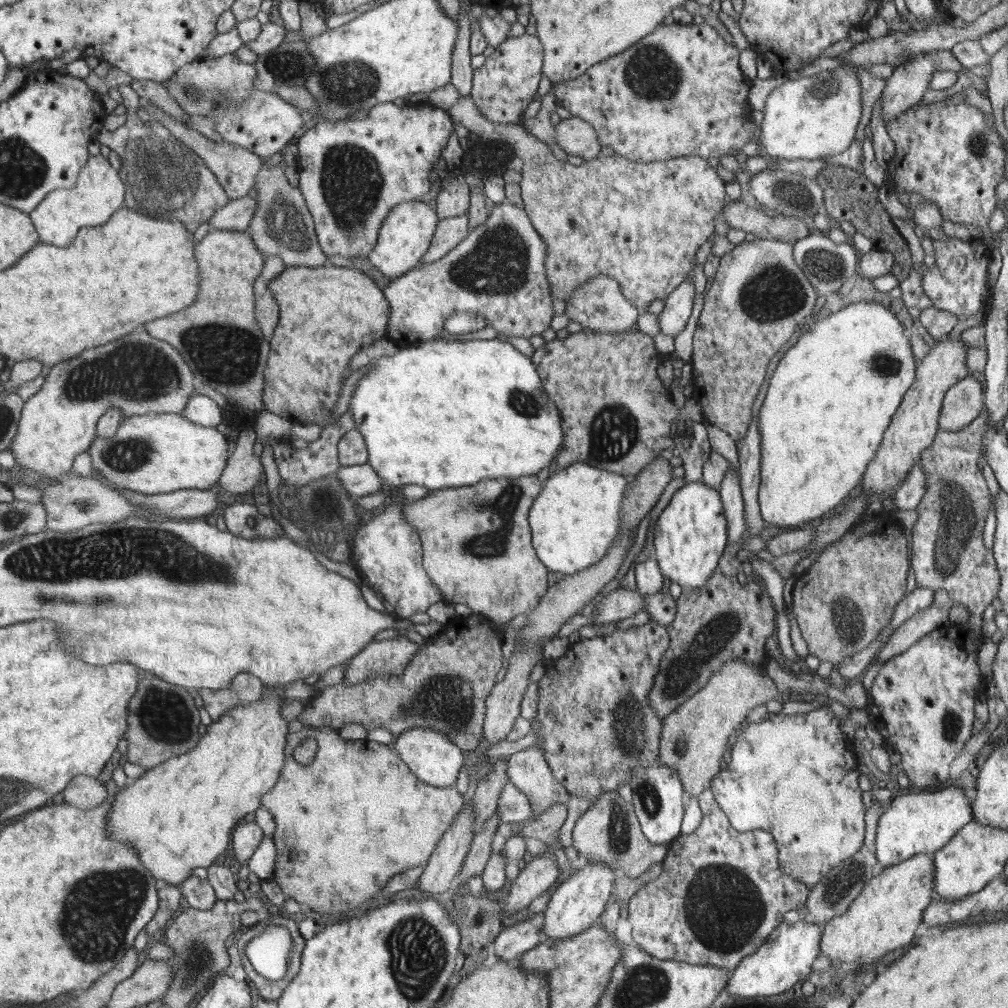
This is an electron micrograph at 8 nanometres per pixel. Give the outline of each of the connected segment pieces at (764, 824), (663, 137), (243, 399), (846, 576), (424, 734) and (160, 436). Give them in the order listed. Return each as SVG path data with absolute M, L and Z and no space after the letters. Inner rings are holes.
M825 705L814 711L803 714L786 715L782 711L773 713L766 711L766 718L760 724L749 724L747 728L741 728L732 741L731 760L727 764L727 769L718 771L711 780L711 789L716 804L720 810L728 817L732 828L738 832L748 832L754 829L767 830L775 840L778 849L778 860L781 870L790 874L796 881L803 882L808 889L814 888L839 862L854 856L863 845L866 832L865 814L867 811L862 803L862 790L858 787L858 758L852 749L852 742L840 729L840 721L830 706Z
M675 23L672 25L661 24L654 32L640 39L632 47L627 48L620 54L611 56L609 59L603 60L590 67L584 75L578 78L562 82L559 88L556 88L556 102L560 102L560 106L567 109L572 116L582 118L586 123L590 123L592 128L597 130L598 140L601 141L601 147L607 147L614 150L619 155L629 157L630 160L648 163L651 161L662 161L668 158L685 157L688 155L700 156L707 158L722 158L722 156L737 155L741 153L744 145L753 144L756 141L757 126L754 118L752 118L753 110L748 102L748 94L750 92L751 80L741 71L739 65L740 53L734 44L730 44L723 36L718 34L715 28L708 23L689 25Z
M210 230L200 242L196 243L194 254L201 270L201 292L197 299L186 307L186 310L174 316L166 316L166 320L154 320L154 324L146 324L146 328L150 328L150 335L153 337L176 347L204 385L249 409L249 422L238 424L238 428L243 430L254 426L255 417L264 410L262 397L270 343L266 337L262 338L263 334L256 320L257 315L254 314L257 308L254 283L265 266L266 257L246 231L229 230Z
M892 512L889 516L865 515L863 520L852 525L837 542L824 549L819 558L802 575L796 577L792 592L793 614L809 646L809 655L837 664L866 649L868 644L878 638L884 627L889 625L894 606L904 597L909 568L906 535L893 518Z
M416 727L399 734L394 739L392 746L421 781L438 788L456 786L460 768L464 764L464 756L462 756L460 747L454 744L454 741L446 733L431 728Z
M146 413L124 418L112 438L99 436L86 452L92 457L94 471L98 471L114 488L153 495L188 488L206 490L216 486L228 462L228 442L228 437L217 427L190 422L181 413Z

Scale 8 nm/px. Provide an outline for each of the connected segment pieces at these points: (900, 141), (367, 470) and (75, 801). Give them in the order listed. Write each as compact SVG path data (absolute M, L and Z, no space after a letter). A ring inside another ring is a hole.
M942 101L926 106L916 105L892 122L888 122L887 131L892 141L896 143L892 162L893 188L900 188L908 195L921 194L925 200L933 202L938 207L943 220L978 226L982 231L982 242L986 250L989 245L998 246L997 234L990 230L988 222L994 208L997 207L996 187L1004 180L1007 152L1000 142L997 130L986 124L982 110L966 103L943 104Z
M368 463L349 467L340 467L334 474L344 484L346 492L352 496L366 496L378 492L384 480Z
M86 775L74 778L62 794L61 800L86 810L100 806L108 798L106 787L98 779Z

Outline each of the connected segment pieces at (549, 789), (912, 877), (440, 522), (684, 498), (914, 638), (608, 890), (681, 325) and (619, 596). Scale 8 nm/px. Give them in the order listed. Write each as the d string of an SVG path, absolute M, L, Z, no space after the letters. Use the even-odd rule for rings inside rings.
M538 746L512 754L507 763L507 777L527 796L532 809L530 818L520 823L538 818L557 802L567 805L568 792L553 775L544 749Z
M917 854L908 860L882 869L863 886L861 893L852 901L846 912L824 924L819 946L821 954L828 956L834 964L845 961L850 963L863 958L865 966L874 966L874 963L881 961L888 952L910 946L914 932L923 920L924 911L934 899L934 871L932 855L928 854Z
M537 475L496 481L486 478L469 487L431 491L424 498L404 505L405 520L421 535L425 571L441 590L443 602L466 604L471 612L486 616L499 625L537 608L542 597L550 591L550 568L541 561L537 549L533 547L533 533L529 523L529 512L541 494L542 487Z
M702 481L680 487L658 516L655 525L654 554L662 574L671 582L690 589L702 588L718 570L727 540L727 520L721 494Z
M931 603L931 606L924 611L918 611L915 616L893 630L876 660L886 662L892 657L906 652L908 648L912 647L912 644L916 644L929 632L947 626L949 612L950 608L939 608L935 603Z
M589 862L582 870L576 870L567 876L566 881L561 883L551 895L546 910L540 916L543 938L561 938L566 940L593 927L596 920L604 912L608 898L612 894L614 886L614 868L608 864Z
M685 280L665 298L665 309L658 315L659 332L675 338L686 328L695 295L694 282Z
M623 588L610 592L598 605L594 605L592 608L594 624L598 626L626 620L643 611L644 600L639 592L631 592Z

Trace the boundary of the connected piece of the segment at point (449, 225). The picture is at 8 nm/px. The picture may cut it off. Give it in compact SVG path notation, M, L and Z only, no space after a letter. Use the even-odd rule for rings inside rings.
M469 212L440 220L437 223L430 249L421 260L422 264L438 261L443 256L449 255L466 239L470 231Z

